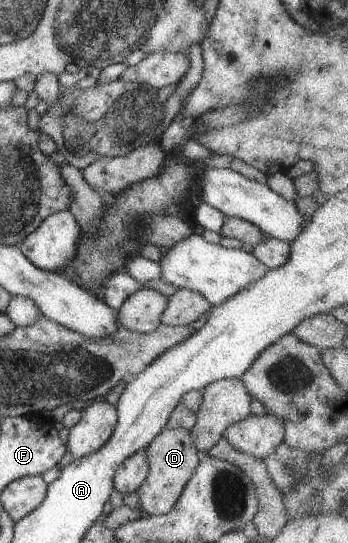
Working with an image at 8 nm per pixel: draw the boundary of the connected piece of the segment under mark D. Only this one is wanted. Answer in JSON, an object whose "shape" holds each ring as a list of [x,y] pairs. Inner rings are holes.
{"shape":[[[162,429],[146,448],[149,473],[137,490],[140,509],[144,514],[163,515],[172,510],[174,503],[182,494],[186,483],[202,459],[201,452],[194,444],[188,429]]]}

